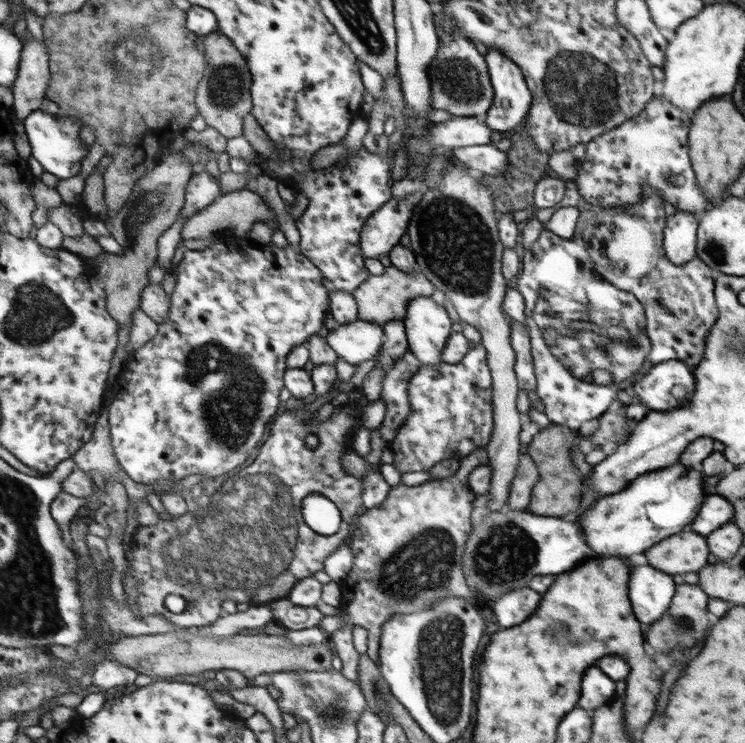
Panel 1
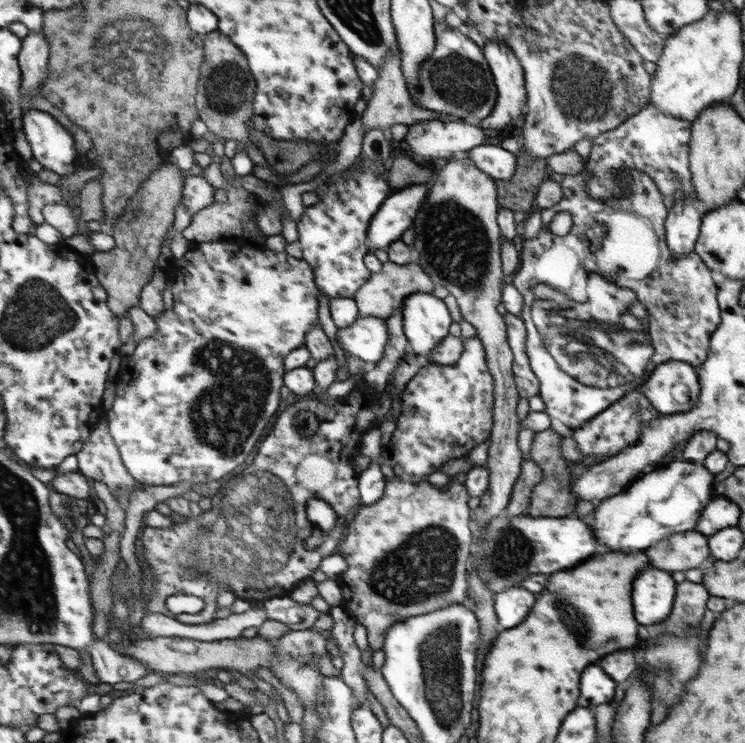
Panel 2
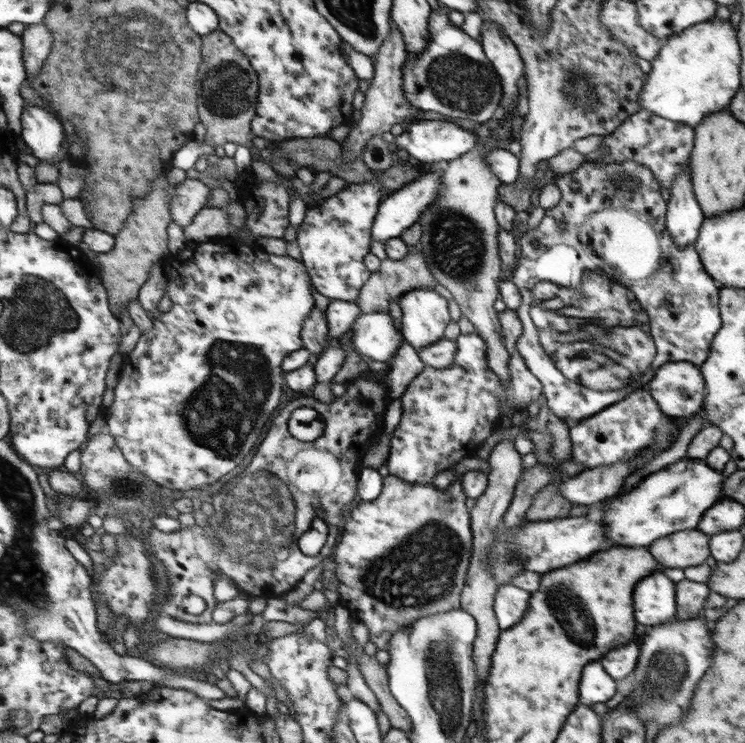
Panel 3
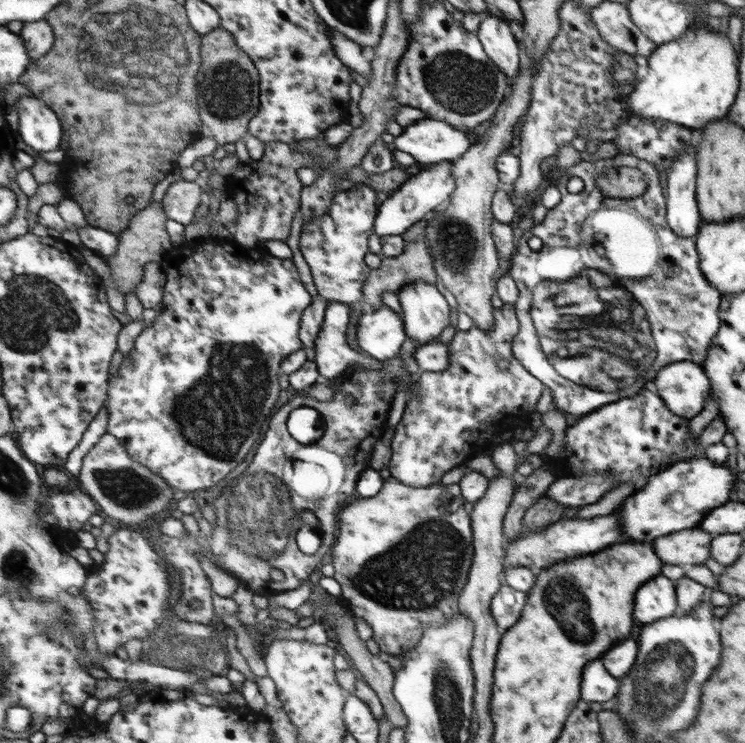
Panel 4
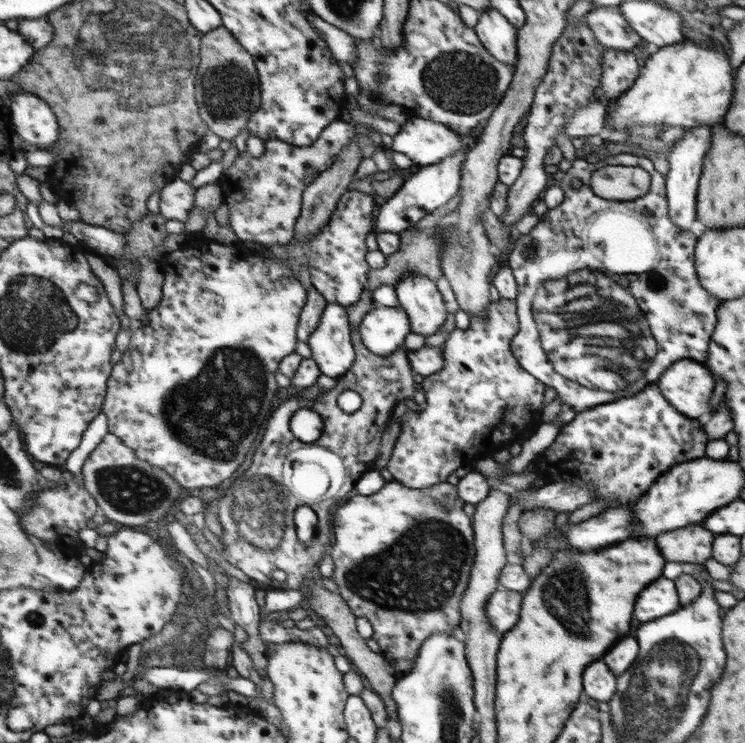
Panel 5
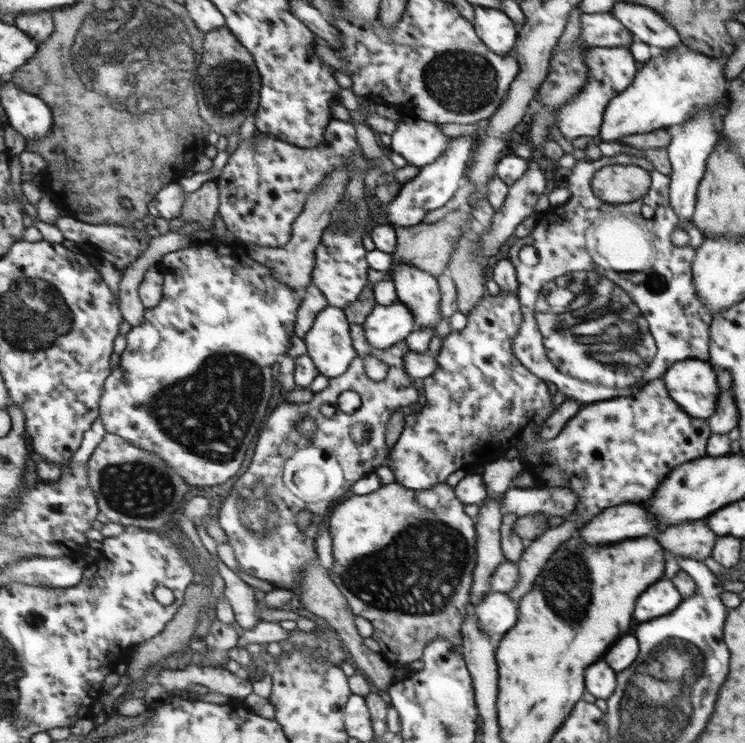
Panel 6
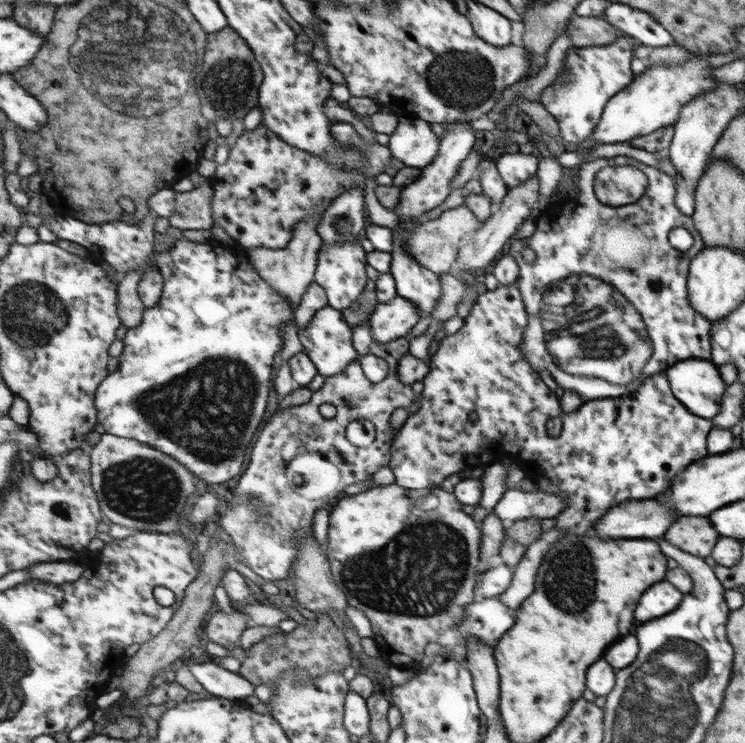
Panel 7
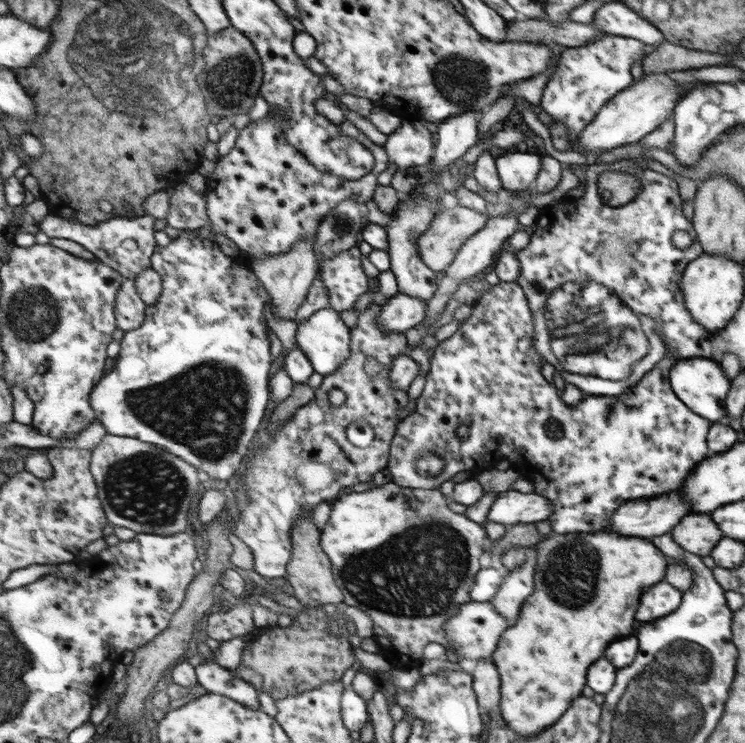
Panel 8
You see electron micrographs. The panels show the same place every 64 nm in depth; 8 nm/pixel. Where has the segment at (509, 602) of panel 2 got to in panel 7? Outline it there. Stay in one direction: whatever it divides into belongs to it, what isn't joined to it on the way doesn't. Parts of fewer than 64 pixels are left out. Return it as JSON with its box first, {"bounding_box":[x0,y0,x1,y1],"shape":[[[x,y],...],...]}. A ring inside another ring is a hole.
{"bounding_box":[458,597,516,646],"shape":[[[500,597],[482,598],[465,607],[465,618],[458,627],[462,628],[462,636],[474,635],[487,646],[496,646],[499,638],[514,626],[516,612],[500,601]]]}

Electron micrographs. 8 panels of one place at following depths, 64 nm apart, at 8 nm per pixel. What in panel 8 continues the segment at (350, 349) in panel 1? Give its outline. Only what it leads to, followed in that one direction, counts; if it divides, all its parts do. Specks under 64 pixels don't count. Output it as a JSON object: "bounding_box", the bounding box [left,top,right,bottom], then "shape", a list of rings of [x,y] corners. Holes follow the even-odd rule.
{"bounding_box":[379,292,428,335],"shape":[[[399,292],[382,306],[379,319],[381,328],[386,334],[400,332],[404,335],[406,330],[414,328],[425,320],[428,312],[426,306],[427,303],[424,300]]]}

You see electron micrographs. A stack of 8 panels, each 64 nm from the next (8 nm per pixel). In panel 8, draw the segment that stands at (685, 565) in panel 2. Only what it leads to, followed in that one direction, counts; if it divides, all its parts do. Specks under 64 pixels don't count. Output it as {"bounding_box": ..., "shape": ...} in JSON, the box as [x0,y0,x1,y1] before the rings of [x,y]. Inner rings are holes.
{"bounding_box":[672,514,724,556],"shape":[[[709,514],[686,516],[686,520],[682,520],[682,524],[678,524],[678,528],[672,532],[672,540],[696,556],[712,556],[710,552],[717,547],[722,536],[724,534],[718,524],[710,520]]]}

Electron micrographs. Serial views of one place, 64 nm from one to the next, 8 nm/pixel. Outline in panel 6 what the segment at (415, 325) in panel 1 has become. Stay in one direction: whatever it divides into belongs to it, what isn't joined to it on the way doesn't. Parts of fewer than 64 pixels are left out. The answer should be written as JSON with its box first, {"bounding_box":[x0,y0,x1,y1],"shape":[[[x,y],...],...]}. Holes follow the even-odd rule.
{"bounding_box":[391,264,443,330],"shape":[[[393,264],[391,266],[398,300],[412,310],[417,320],[416,330],[434,329],[443,319],[440,314],[440,290],[436,278],[412,264]]]}

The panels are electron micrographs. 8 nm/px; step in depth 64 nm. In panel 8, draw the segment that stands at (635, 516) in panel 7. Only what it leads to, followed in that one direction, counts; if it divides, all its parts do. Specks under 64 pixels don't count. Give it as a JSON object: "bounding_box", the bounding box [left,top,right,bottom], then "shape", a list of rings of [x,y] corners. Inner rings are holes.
{"bounding_box":[606,491,686,536],"shape":[[[680,491],[660,495],[654,499],[638,499],[622,504],[614,512],[614,524],[606,528],[608,532],[618,532],[622,536],[662,536],[670,532],[682,516],[686,516],[686,504]]]}

